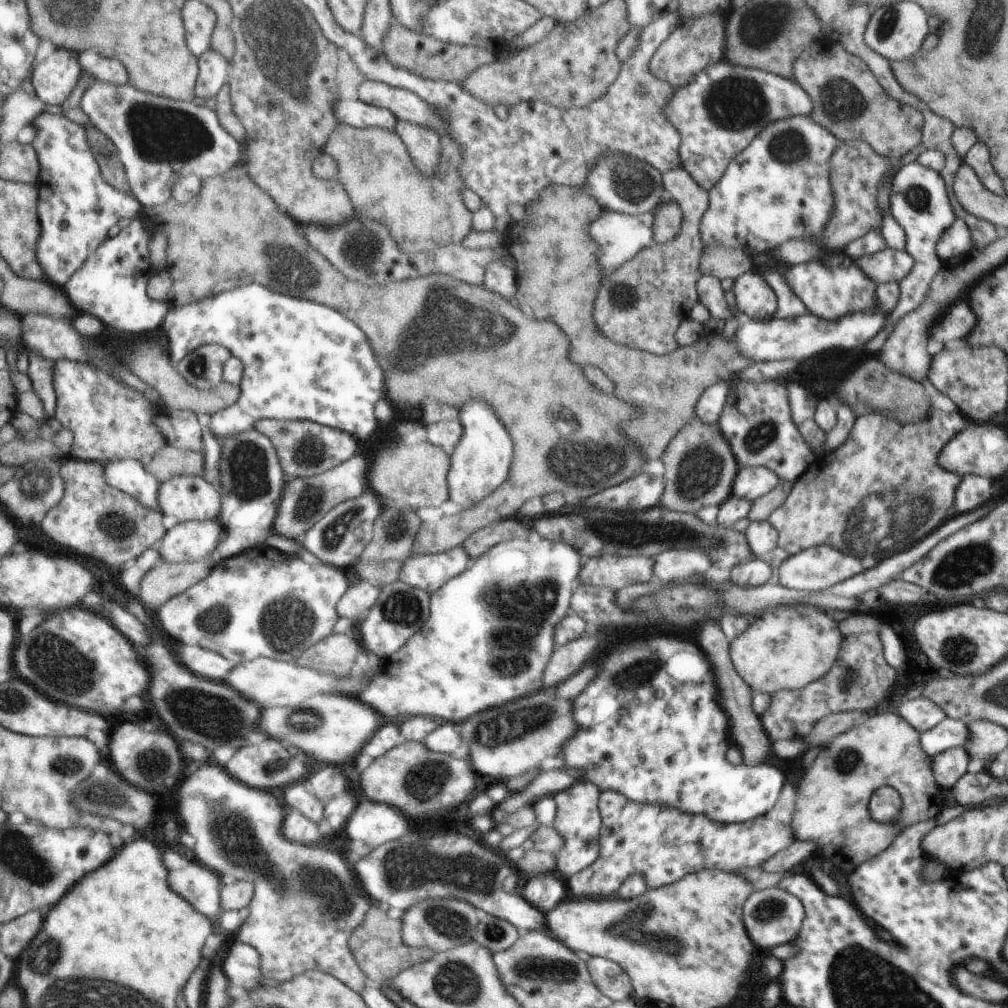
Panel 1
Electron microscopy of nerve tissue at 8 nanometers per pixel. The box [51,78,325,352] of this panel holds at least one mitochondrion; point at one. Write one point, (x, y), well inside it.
(160, 134)

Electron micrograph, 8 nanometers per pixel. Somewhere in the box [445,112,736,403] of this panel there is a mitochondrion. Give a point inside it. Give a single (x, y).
(634, 183)

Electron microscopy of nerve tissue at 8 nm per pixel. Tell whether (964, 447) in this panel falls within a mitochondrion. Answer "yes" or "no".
no

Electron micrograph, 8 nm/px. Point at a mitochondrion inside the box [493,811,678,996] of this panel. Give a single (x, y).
(550, 969)

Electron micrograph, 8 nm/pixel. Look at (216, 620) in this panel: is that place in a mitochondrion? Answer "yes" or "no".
yes

